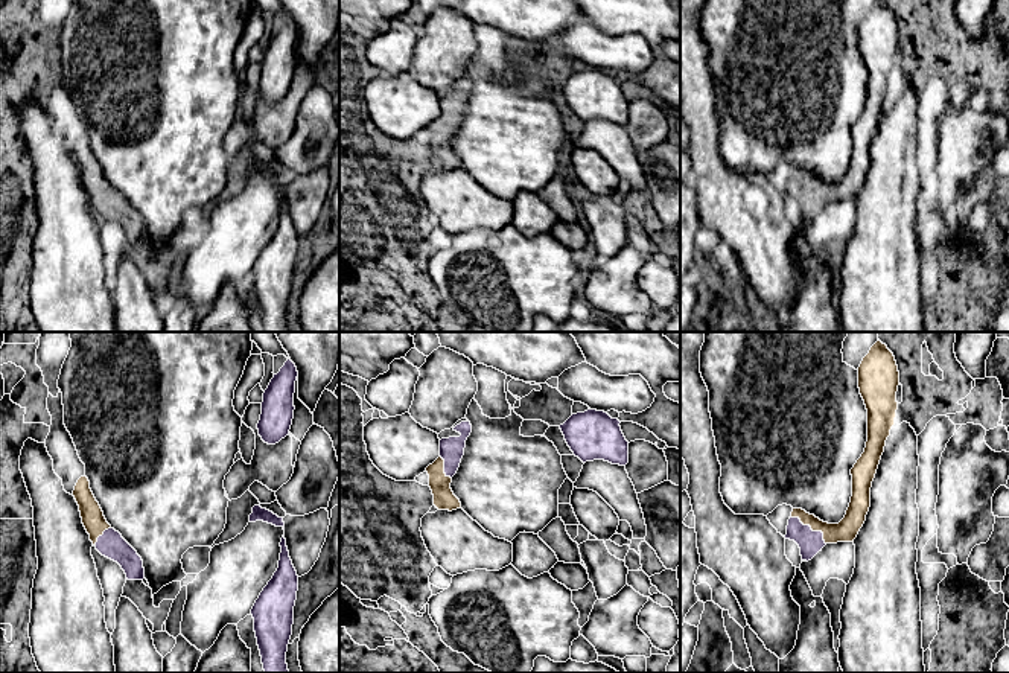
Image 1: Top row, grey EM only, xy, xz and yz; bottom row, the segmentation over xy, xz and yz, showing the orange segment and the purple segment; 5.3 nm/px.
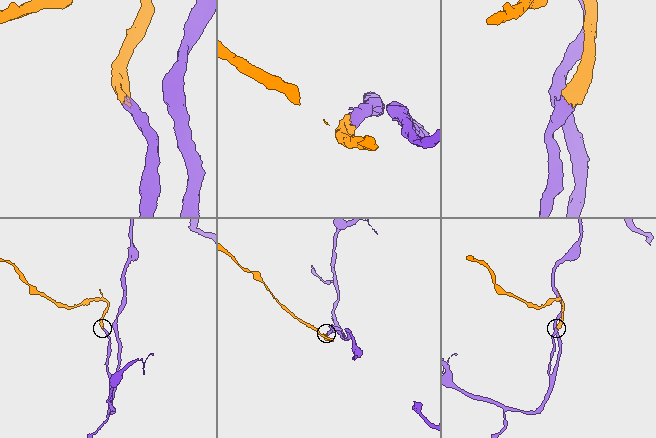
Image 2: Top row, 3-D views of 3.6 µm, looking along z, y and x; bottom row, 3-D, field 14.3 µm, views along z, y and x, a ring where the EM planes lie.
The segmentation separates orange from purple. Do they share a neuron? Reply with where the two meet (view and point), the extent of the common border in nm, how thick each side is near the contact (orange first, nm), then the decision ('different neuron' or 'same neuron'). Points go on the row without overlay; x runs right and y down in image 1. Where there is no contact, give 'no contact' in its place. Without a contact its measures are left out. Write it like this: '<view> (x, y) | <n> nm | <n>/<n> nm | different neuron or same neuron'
yz (811, 188) | 240 nm | 120/130 nm | same neuron

